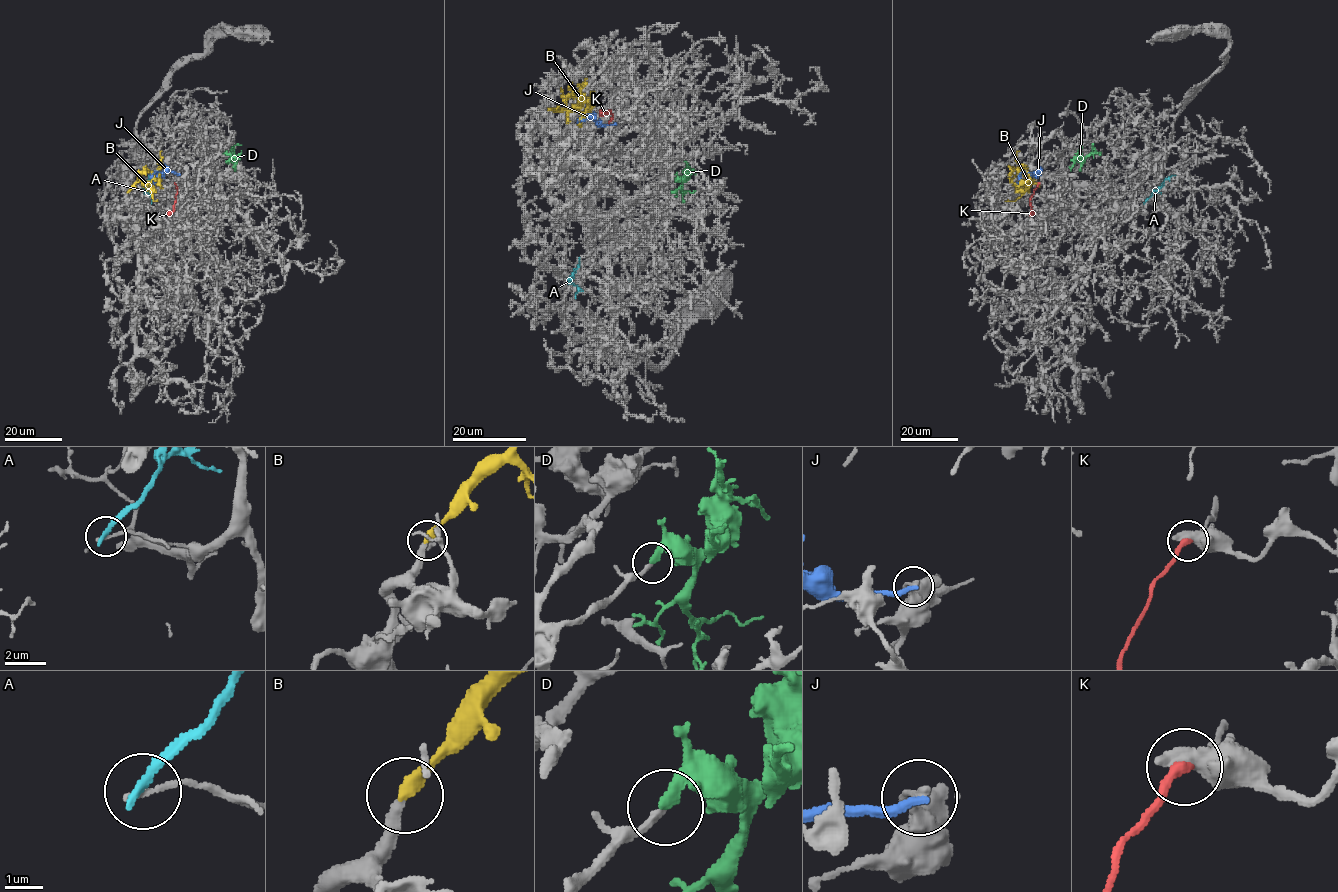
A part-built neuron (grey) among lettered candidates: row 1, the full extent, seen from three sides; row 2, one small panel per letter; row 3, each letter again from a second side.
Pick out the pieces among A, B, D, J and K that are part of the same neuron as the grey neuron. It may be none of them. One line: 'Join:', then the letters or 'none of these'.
Join: B, D

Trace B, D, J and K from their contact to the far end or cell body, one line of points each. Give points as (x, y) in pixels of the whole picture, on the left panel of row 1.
B: (128, 192), (139, 181), (149, 183), (157, 178), (160, 150)
D: (225, 162), (231, 157), (232, 149), (232, 158)
J: (179, 174), (156, 171), (152, 185)
K: (174, 183), (177, 189), (173, 210), (167, 215)

